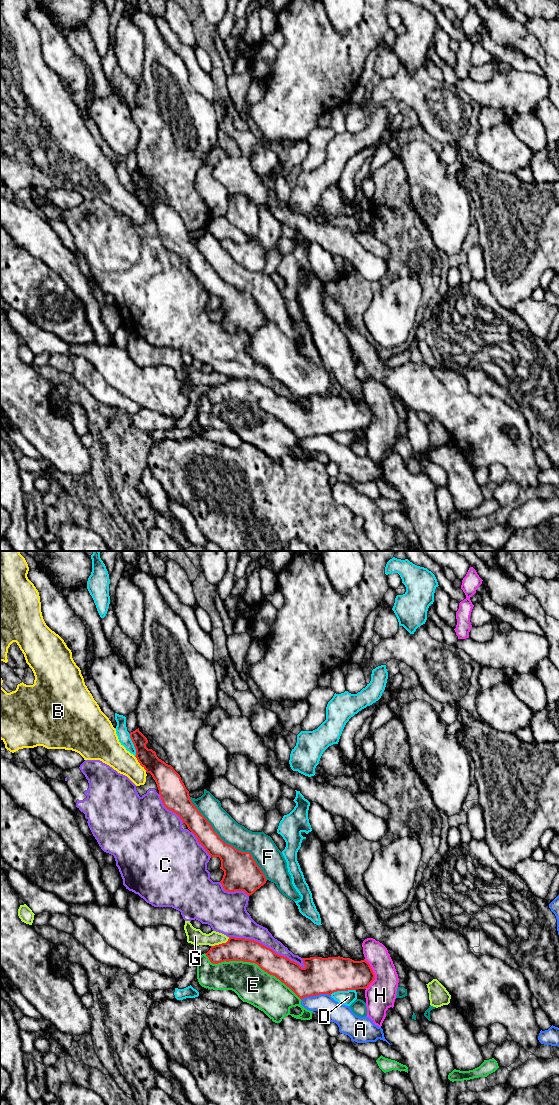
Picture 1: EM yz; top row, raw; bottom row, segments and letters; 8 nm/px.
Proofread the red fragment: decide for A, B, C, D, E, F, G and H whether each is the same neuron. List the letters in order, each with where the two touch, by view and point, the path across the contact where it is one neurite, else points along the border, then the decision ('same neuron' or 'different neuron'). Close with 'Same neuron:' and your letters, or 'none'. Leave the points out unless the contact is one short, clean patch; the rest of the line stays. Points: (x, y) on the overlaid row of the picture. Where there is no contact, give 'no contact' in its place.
A: meets red in yz at (315, 995); different neuron
B: meets red in yz at (140, 764); different neuron
C: meets red in yz at (267, 947); different neuron
D: meets red in yz at (342, 990); different neuron
E: meets red in yz at (252, 962); different neuron
F: meets red in yz at (228, 844); different neuron
G: meets red in yz at (220, 944); different neuron
H: meets red in yz at (374, 974); border along yz (364, 959), (374, 974), (374, 980), (367, 988); different neuron
Same neuron: none

